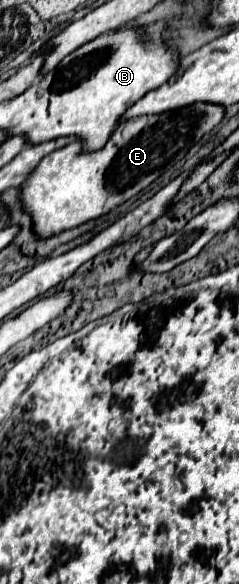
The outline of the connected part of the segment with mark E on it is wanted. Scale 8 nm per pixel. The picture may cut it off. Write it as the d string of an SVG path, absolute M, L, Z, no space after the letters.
M192 104L158 116L126 120L118 124L108 144L96 152L80 154L80 144L72 142L48 154L20 186L22 210L30 216L34 234L46 240L118 208L152 184L168 166L182 160L188 148L222 120L222 114L222 106Z

